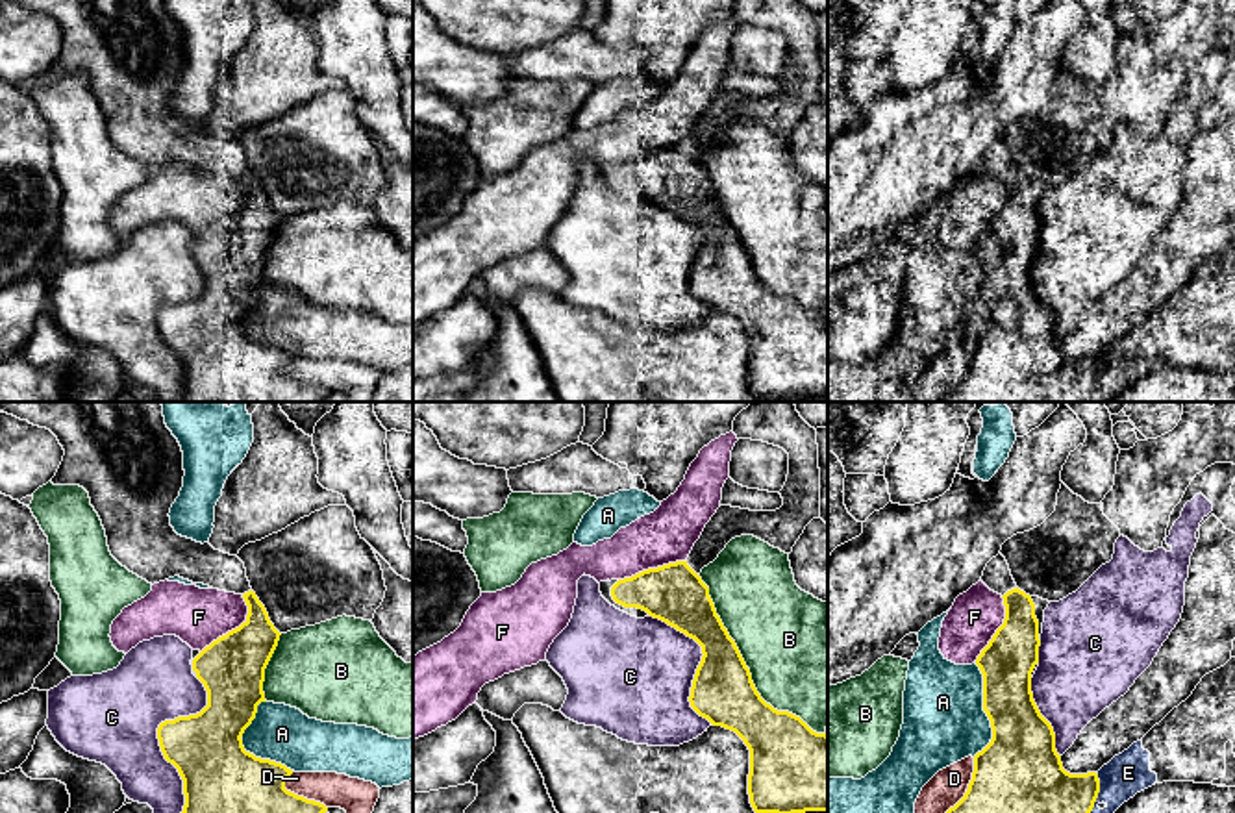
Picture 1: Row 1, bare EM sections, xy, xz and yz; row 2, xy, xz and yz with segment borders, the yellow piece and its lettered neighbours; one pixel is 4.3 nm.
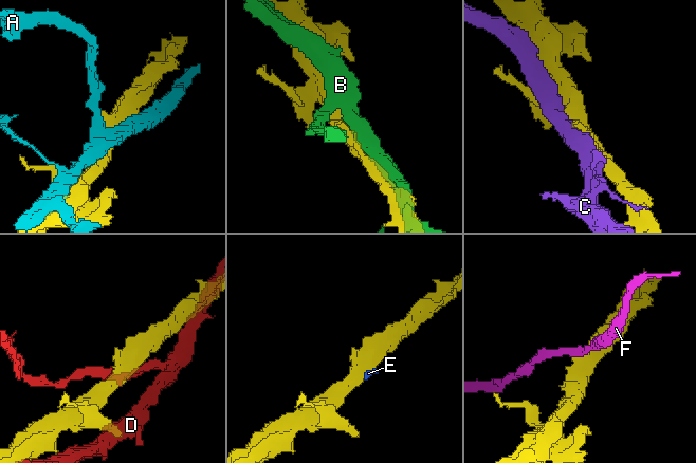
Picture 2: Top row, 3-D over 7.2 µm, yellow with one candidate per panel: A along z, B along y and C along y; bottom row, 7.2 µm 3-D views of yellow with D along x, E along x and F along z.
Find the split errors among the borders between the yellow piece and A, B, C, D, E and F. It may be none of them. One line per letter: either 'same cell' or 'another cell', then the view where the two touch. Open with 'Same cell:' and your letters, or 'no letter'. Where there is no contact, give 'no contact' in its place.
Same cell: no letter
A: another cell; meets yellow in xy
B: another cell; meets yellow in xz
C: another cell; meets yellow in xy
D: another cell; meets yellow in yz
E: another cell; meets yellow in yz
F: another cell; meets yellow in xy

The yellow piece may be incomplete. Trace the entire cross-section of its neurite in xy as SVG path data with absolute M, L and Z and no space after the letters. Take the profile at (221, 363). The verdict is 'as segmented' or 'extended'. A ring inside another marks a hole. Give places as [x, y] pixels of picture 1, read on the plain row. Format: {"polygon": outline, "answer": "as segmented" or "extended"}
{"polygon": "M13 0L33 11L50 15L65 35L63 46L52 63L54 70L80 70L89 78L91 91L98 98L106 115L111 141L130 157L159 169L180 161L193 169L204 169L218 176L241 180L248 191L246 206L226 220L206 231L194 244L193 256L207 276L207 291L189 302L165 306L157 313L161 337L172 348L181 365L185 391L180 402L320 402L328 393L285 374L285 365L293 359L281 348L256 343L243 331L243 319L252 309L257 291L265 285L265 254L278 231L280 217L268 204L246 163L244 148L237 141L215 135L209 128L196 128L181 122L170 111L170 93L183 72L183 37L178 24L165 9L163 0Z", "answer": "extended"}

